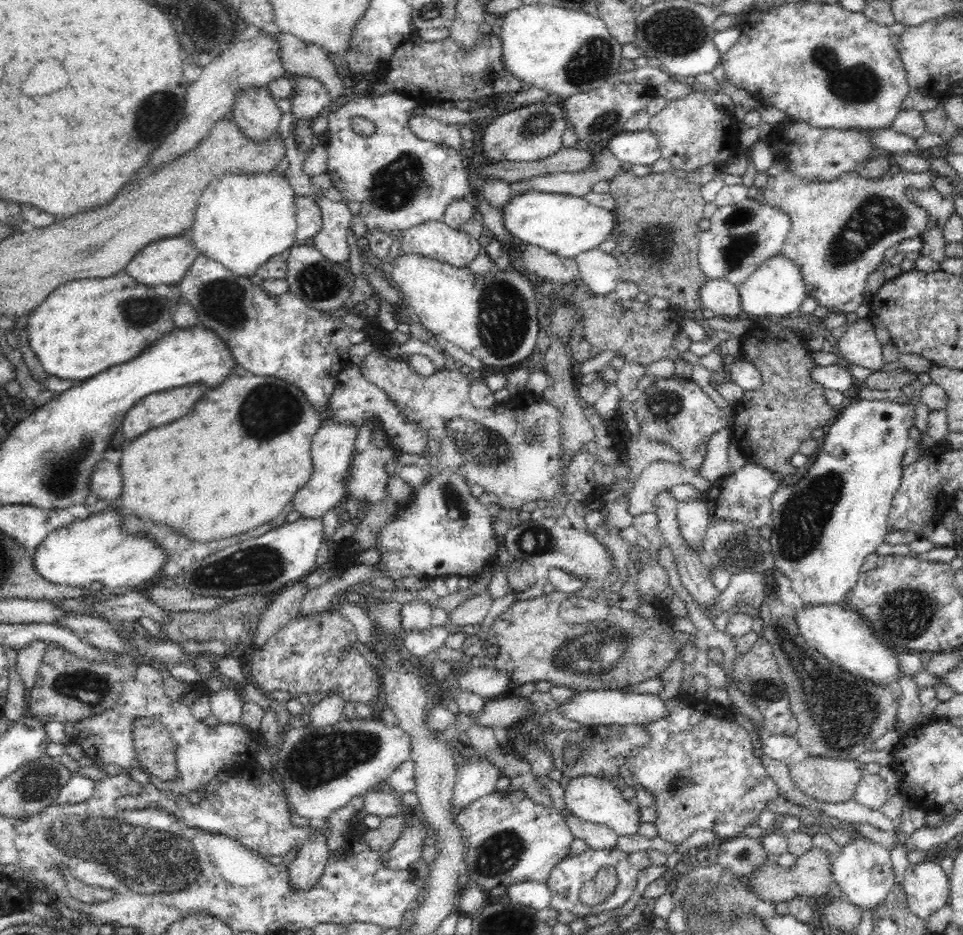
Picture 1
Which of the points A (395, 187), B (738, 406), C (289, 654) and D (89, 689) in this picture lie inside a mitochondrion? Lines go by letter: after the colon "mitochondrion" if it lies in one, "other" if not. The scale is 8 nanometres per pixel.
A: mitochondrion
B: other
C: other
D: mitochondrion

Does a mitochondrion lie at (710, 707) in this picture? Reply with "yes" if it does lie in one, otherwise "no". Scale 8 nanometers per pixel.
no

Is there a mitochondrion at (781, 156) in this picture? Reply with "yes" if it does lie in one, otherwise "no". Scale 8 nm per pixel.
no

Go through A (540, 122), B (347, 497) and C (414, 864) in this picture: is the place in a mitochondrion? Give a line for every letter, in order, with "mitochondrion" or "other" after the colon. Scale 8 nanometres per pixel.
A: mitochondrion
B: other
C: other

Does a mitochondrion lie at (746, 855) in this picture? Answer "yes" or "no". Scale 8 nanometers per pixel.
yes

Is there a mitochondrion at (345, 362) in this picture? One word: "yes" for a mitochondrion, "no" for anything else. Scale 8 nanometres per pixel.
no

